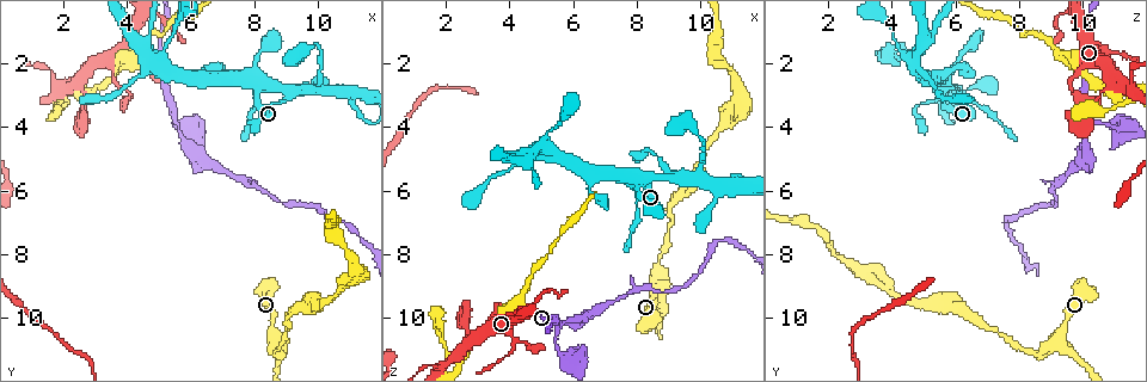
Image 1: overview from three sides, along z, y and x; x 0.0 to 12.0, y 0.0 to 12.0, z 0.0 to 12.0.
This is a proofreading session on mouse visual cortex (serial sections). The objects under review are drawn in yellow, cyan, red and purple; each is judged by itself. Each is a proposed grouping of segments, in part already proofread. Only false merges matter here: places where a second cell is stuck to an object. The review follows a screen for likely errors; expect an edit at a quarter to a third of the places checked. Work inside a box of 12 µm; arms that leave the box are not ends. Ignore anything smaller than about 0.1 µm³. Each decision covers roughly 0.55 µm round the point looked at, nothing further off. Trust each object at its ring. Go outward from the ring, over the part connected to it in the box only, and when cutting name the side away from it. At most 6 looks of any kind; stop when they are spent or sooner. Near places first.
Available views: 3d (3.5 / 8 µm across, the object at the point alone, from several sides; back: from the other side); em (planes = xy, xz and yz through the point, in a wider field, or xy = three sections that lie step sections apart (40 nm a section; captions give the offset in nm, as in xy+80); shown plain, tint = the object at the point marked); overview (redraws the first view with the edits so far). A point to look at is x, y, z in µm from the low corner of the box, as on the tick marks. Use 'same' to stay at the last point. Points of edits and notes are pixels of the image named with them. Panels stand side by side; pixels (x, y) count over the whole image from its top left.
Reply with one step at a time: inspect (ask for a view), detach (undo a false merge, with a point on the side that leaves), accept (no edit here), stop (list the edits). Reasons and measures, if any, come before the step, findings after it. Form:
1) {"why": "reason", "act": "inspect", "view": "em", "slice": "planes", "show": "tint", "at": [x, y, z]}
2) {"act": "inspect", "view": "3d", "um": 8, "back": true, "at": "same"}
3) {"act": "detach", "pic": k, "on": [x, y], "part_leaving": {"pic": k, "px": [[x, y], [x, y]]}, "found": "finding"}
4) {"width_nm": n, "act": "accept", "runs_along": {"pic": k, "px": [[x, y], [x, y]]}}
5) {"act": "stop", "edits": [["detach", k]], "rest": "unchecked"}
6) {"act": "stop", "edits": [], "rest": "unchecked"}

{"why": "two arms in line, one across", "act": "inspect", "view": "3d", "um": 3.5, "back": true, "at": [5.5, 3.8, 10.2]}

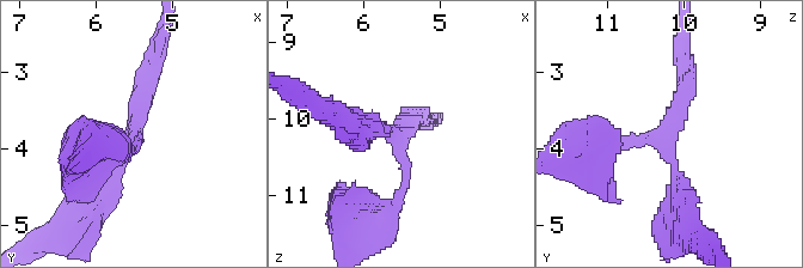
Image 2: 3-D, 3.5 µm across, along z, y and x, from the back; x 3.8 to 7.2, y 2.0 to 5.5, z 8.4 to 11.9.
{"arms": 3, "arm_widths_nm": [150, 200, 250], "act": "inspect", "view": "em", "slice": "xy", "step": 1, "show": "tint", "at": [5.50, 3.80, 10.20]}

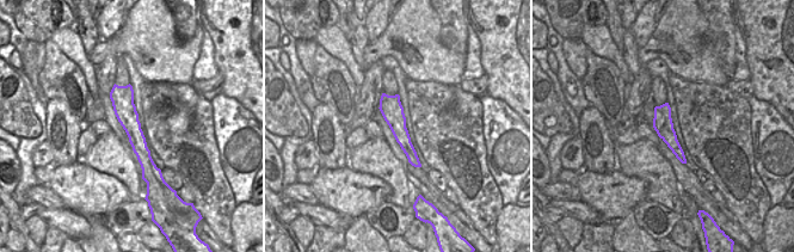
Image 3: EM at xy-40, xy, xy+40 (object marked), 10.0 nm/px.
{"act": "accept", "runs_along": {"pic": 2, "px": [[155, 58], [134, 135], [93, 198]]}, "found": "one cell here"}

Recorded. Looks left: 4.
{"why": "three arms meet", "act": "inspect", "view": "3d", "um": 3.5, "at": [8.1, 2.7, 5.5]}

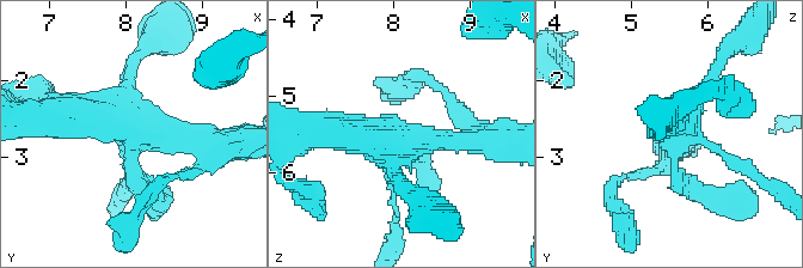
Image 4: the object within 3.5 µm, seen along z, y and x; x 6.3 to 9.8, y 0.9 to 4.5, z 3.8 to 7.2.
{"why": "now the EM", "act": "inspect", "view": "em", "slice": "xy", "step": 1, "show": "tint", "at": [8.10, 2.75, 5.55]}

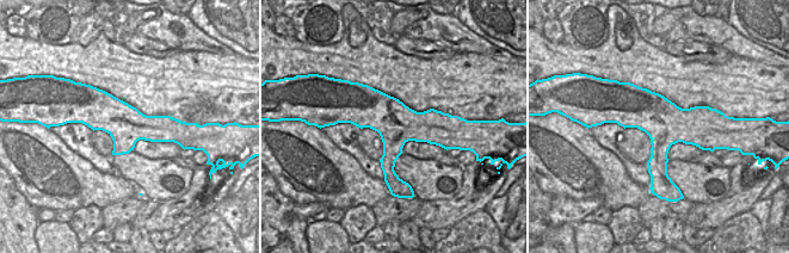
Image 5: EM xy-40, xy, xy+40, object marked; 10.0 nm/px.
{"act": "accept", "runs_along": {"pic": 4, "px": [[154, 193], [122, 120], [66, 116]]}, "found": "continuous, no second cell"}

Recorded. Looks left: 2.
{"why": "a narrow waist", "act": "inspect", "view": "3d", "um": 3.5, "at": [8.9, 6.4, 9.1]}

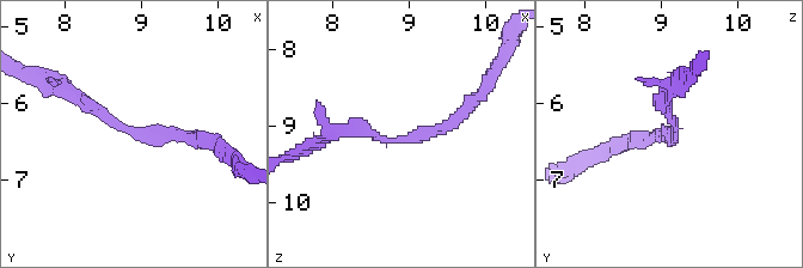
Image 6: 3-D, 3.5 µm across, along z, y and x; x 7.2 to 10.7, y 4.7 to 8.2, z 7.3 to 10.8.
{"arm_widths_nm": [150, 200], "why": "need the tissue", "act": "inspect", "view": "em", "slice": "xy", "step": 2, "show": "tint", "at": [8.90, 6.35, 9.20]}

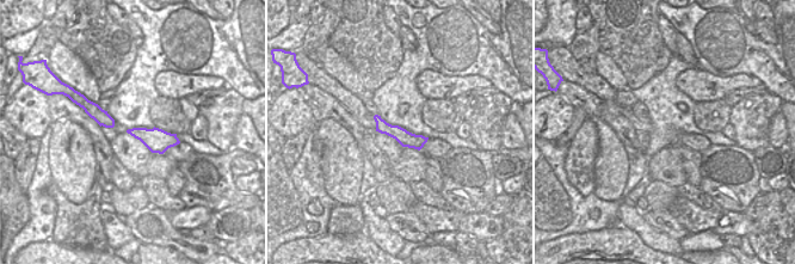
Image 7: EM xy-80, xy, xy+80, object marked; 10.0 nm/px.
{"act": "accept", "runs_along": {"pic": 7, "px": [[377, 118], [408, 140], [423, 140]]}, "found": "one cell here"}

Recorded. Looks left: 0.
{"act": "stop", "edits": [], "rest": "unchecked"}

